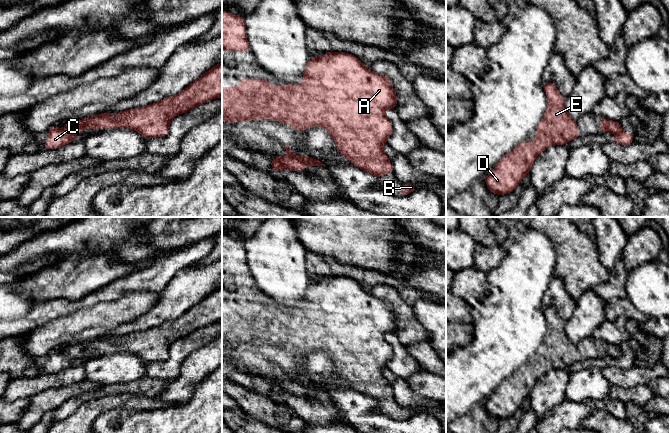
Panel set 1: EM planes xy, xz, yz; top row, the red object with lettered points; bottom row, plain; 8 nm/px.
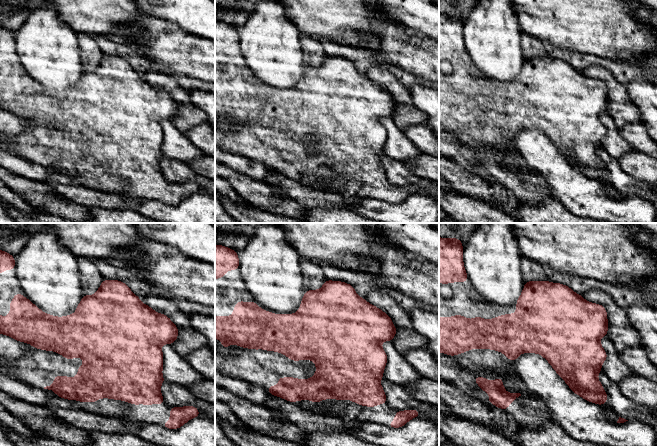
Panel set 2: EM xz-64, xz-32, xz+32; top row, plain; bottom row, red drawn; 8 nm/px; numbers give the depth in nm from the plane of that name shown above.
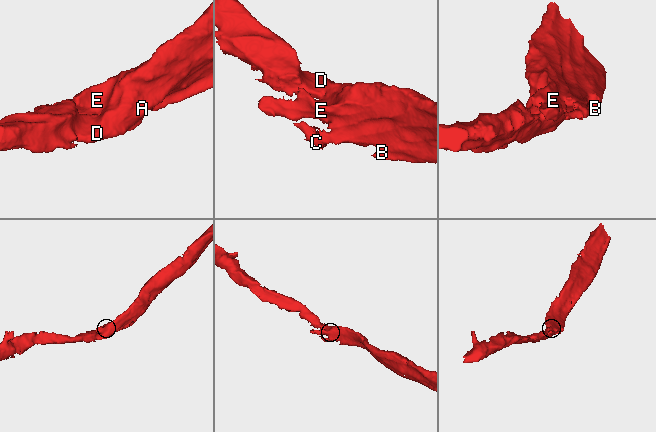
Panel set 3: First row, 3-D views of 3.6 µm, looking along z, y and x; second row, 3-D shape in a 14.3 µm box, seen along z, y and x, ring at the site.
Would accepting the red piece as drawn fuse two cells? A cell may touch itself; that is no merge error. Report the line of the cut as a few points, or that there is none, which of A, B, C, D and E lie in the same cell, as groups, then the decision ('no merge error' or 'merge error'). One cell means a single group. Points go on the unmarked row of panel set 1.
xz (274, 383), (280, 384), (295, 394) | A B D E / C | merge error

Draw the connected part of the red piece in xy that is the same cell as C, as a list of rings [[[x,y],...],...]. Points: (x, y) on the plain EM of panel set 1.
[[[52,351],[48,354],[48,362],[48,366],[42,369],[47,374],[56,373],[76,365],[73,358],[57,351]]]

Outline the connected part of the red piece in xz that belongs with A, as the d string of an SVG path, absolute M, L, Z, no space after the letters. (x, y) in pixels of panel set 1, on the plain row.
M329 275L326 279L322 281L313 280L309 283L305 295L303 297L303 305L300 308L294 309L281 309L274 310L268 305L264 305L261 302L258 302L256 305L254 303L248 303L246 301L242 302L242 306L238 310L234 310L232 312L223 311L222 312L222 344L227 347L237 347L237 346L245 346L251 343L265 344L272 343L275 345L281 345L291 350L294 354L304 355L313 350L321 350L326 353L331 359L332 363L335 365L337 369L337 373L339 377L346 381L354 390L365 394L366 396L375 399L377 401L382 401L386 398L393 397L393 390L390 386L389 382L385 378L383 374L383 370L387 367L388 362L390 361L393 350L391 345L386 341L385 334L386 333L395 333L397 329L397 319L394 315L391 304L384 299L377 298L370 293L366 292L362 285L360 285L356 280L344 277L344 276L333 276Z

